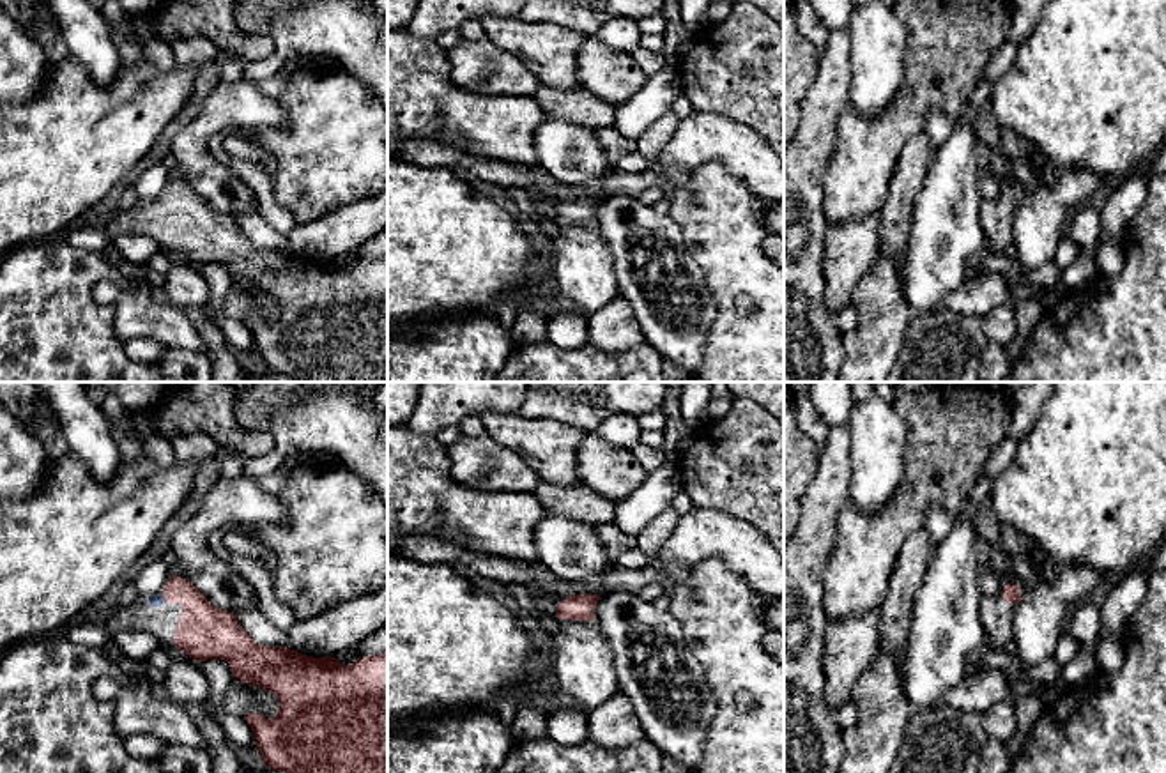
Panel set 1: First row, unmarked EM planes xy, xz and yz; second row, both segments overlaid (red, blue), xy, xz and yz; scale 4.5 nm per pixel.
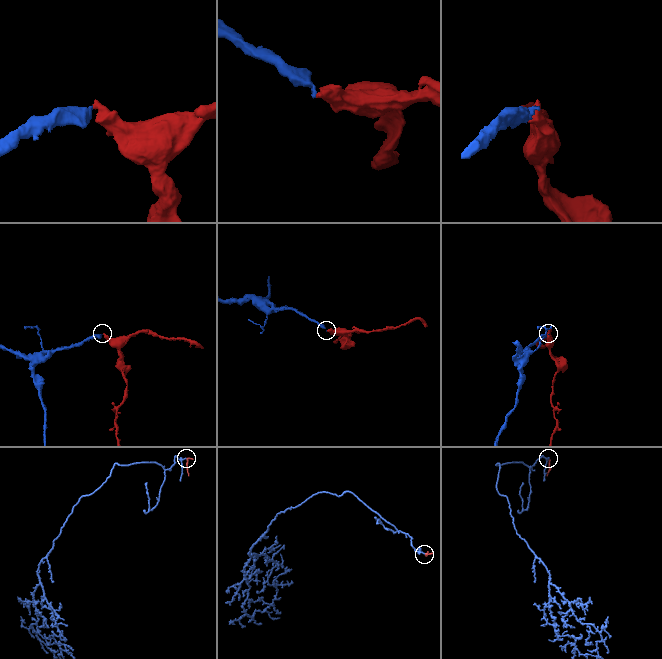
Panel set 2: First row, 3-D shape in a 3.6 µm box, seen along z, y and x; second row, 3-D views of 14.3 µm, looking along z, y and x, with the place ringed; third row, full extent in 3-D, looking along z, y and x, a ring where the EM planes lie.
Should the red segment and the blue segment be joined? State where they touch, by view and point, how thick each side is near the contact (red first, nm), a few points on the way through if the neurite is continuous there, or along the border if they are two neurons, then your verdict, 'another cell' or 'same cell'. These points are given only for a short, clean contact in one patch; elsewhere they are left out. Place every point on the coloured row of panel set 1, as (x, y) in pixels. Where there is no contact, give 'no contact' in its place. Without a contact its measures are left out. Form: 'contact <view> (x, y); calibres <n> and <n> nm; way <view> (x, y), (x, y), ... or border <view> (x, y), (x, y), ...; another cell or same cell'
contact xy (163, 596); calibres 260 and 50 nm; way xy (204, 632), (181, 596), (163, 596), (158, 600); same cell

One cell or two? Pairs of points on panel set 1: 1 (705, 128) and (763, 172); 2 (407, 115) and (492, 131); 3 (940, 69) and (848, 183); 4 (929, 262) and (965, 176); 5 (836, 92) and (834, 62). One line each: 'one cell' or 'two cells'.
1: one cell
2: one cell
3: one cell
4: one cell
5: one cell

